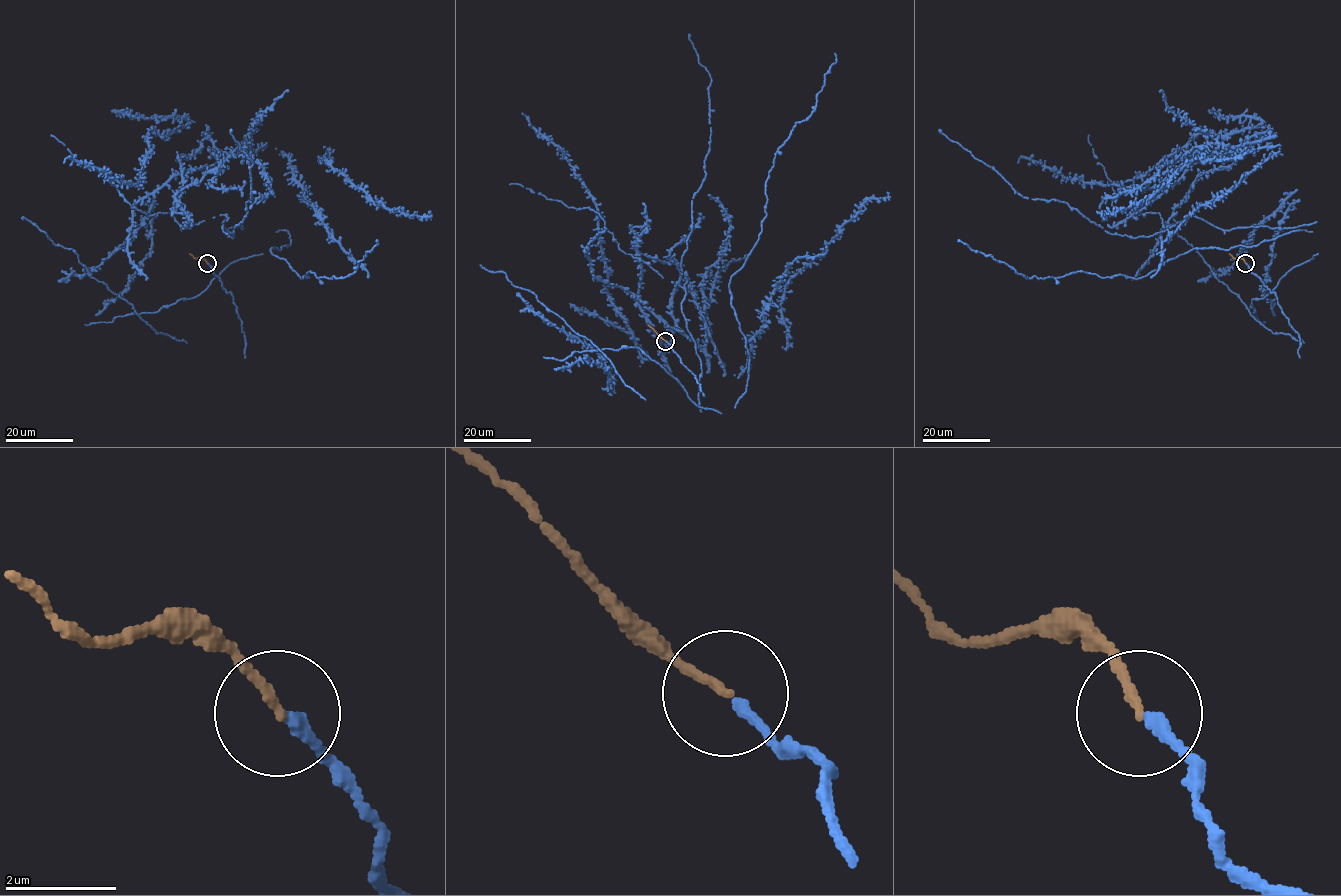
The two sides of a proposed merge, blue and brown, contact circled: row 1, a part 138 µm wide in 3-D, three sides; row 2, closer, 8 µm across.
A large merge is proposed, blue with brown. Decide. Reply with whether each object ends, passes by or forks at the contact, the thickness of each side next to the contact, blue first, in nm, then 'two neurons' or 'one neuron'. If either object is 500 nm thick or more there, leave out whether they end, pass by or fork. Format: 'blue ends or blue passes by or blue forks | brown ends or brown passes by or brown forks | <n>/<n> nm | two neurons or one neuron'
blue ends | brown ends | 200/150 nm | one neuron

